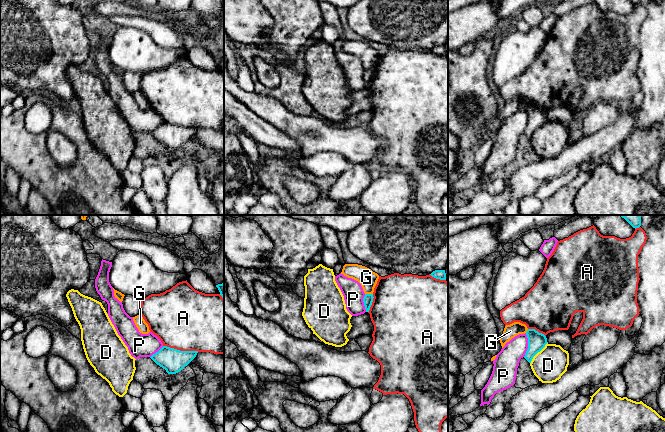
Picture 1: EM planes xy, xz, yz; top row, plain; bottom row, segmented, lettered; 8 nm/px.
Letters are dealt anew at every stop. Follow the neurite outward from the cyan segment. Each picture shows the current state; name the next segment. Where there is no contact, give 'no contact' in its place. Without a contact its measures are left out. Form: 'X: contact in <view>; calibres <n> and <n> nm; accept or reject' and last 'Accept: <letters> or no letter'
A: contact in xy; calibres 190 and 480 nm; reject
D: contact in yz; calibres 140 and 260 nm; reject
G: contact in xz; calibres 80 and 150 nm; reject
P: contact in yz; calibres 140 and 190 nm; reject
Accept: no letter

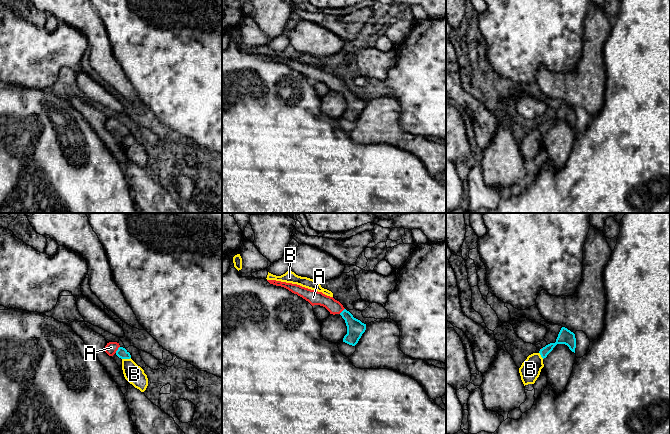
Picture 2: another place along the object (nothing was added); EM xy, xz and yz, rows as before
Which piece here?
A: contact in xy; calibres 90 and 90 nm; accept
B: contact in xy; calibres 90 and 160 nm; reject
Accept: A

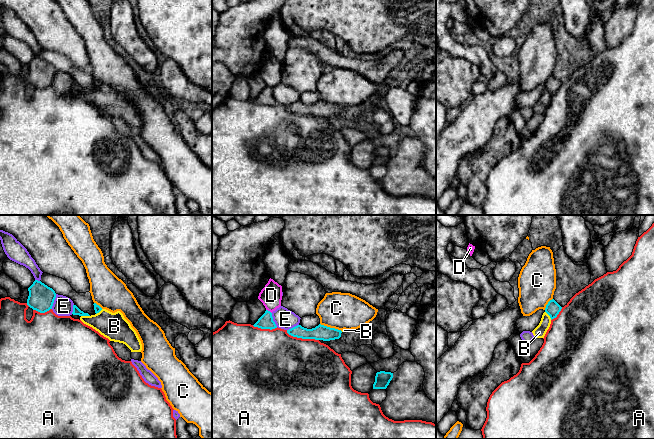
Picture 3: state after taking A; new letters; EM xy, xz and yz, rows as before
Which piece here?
A: contact in xz; calibres 120 and 500 nm; reject
B: contact in xy; calibres 60 and 220 nm; reject
C: contact in xz; calibres 120 and 300 nm; reject
D: contact in xz; calibres 110 and 180 nm; reject
E: contact in xy; calibres 200 and 160 nm; reject
Accept: no letter

